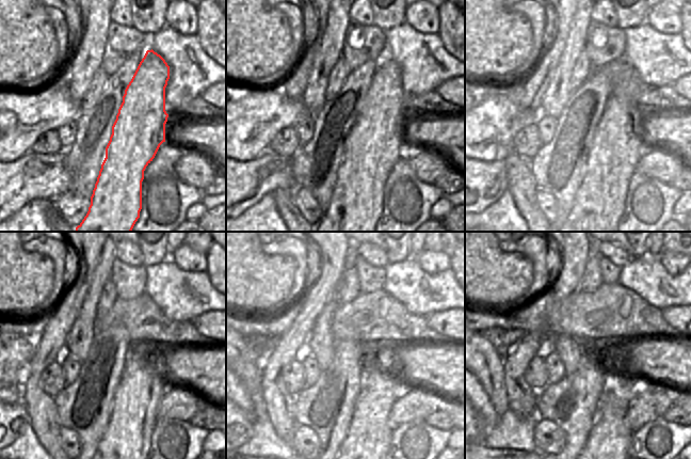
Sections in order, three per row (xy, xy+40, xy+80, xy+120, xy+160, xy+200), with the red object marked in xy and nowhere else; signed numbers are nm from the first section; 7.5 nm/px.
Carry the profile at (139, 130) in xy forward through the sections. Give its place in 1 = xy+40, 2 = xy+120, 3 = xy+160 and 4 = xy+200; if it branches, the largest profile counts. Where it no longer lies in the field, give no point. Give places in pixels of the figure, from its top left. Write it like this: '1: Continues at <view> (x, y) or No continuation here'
1: Continues at xy+40 (374, 143)
2: Continues at xy+120 (123, 448)
3: Continues at xy+160 (365, 447)
4: Continues at xy+200 (607, 444).

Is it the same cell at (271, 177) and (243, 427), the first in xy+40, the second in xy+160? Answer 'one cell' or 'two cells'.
one cell

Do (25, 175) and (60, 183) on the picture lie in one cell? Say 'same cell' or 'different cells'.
same cell

